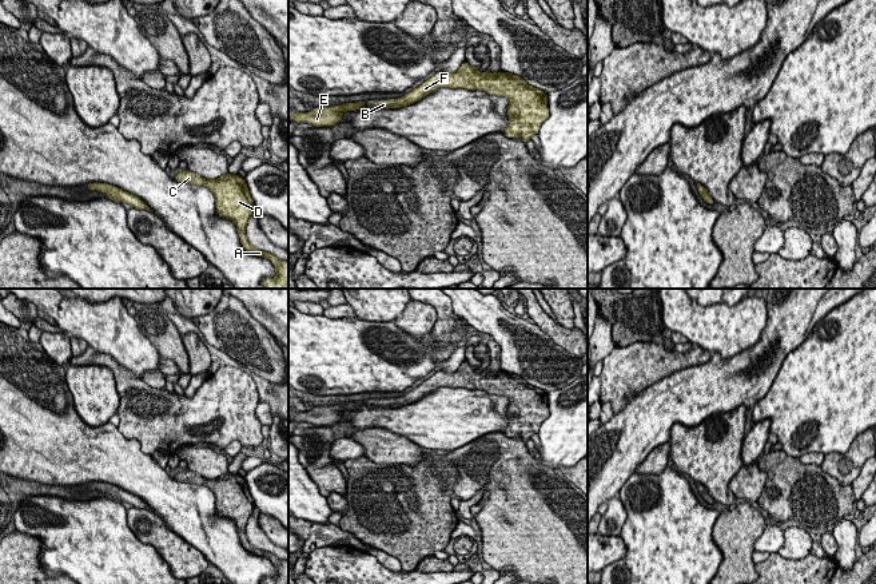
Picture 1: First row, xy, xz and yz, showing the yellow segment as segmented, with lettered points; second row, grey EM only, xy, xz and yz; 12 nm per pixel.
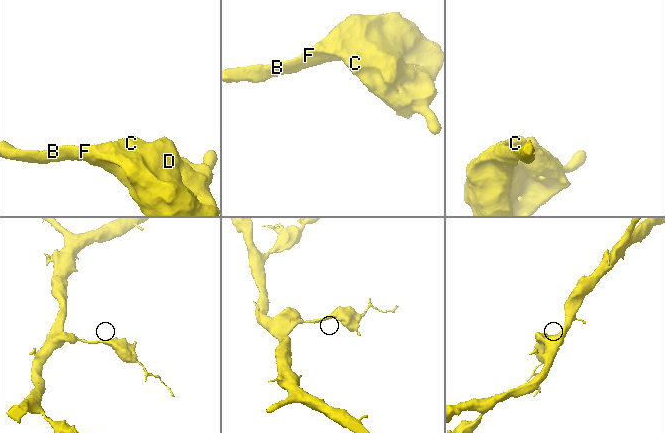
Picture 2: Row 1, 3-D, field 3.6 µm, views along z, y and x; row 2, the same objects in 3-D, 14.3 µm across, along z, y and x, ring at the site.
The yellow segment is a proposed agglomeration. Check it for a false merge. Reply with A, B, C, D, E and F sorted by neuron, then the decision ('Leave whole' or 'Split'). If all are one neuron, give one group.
Groups: A B C D E F. Leave whole

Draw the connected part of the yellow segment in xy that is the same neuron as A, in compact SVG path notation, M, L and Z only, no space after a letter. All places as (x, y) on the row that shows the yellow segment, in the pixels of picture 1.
M184 170L183 172L176 174L174 180L207 187L215 195L218 215L230 219L236 225L236 231L243 249L256 257L267 258L274 265L276 277L262 279L264 289L288 289L288 262L255 249L247 239L246 227L255 204L243 176L226 174L216 179L204 179L195 172Z

